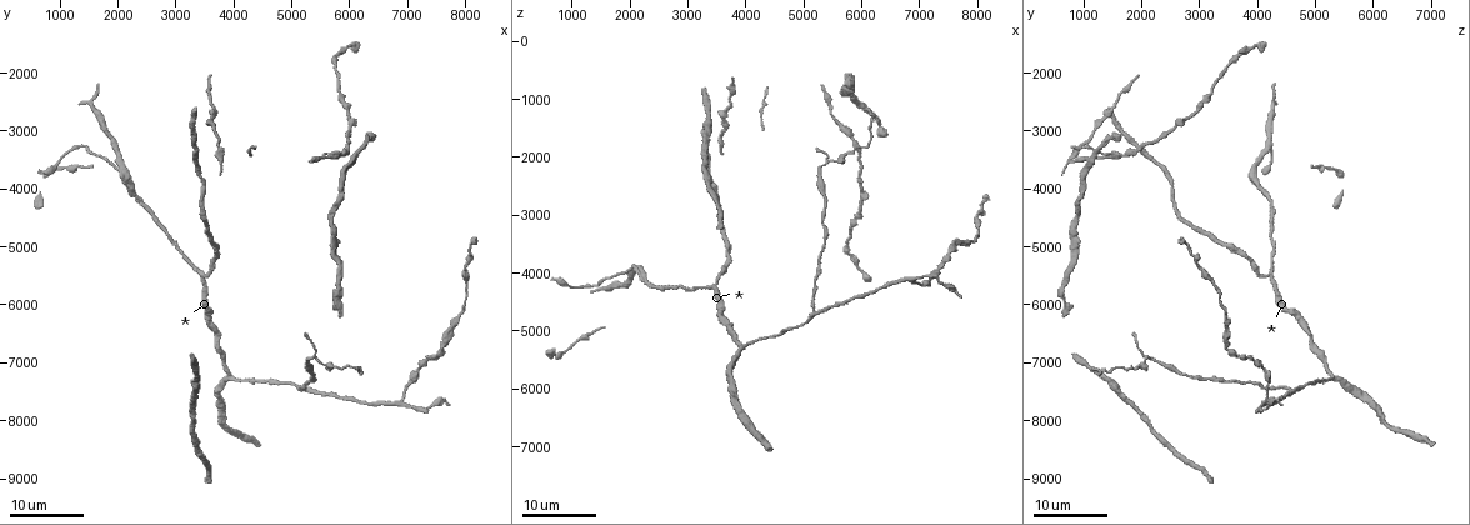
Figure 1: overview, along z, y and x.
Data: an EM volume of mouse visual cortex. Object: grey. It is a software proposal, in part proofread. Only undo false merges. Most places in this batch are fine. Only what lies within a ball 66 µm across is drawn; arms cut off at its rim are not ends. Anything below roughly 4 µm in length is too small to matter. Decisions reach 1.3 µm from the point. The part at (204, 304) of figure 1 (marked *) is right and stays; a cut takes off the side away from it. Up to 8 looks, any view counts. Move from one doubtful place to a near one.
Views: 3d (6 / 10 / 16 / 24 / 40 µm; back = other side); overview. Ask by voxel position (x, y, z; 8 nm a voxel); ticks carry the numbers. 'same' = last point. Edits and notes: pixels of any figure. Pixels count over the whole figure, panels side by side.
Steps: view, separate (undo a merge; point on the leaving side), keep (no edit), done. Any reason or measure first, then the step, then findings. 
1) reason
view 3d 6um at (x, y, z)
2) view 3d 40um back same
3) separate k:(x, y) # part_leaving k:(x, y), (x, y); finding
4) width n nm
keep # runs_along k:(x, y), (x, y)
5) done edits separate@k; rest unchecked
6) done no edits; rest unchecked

branch point
view 3d 16um at (3900, 7250, 5300)

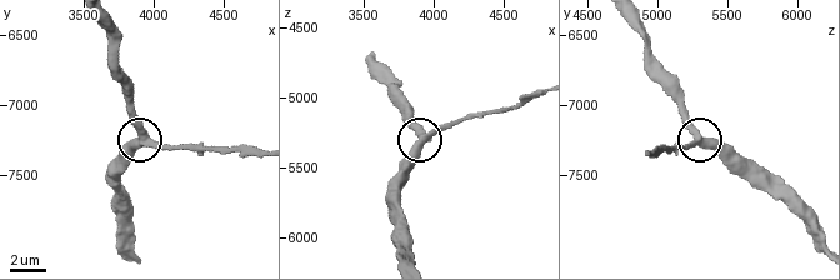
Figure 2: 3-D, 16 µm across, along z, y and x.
view 3d 6um at (3940, 7260, 5280)

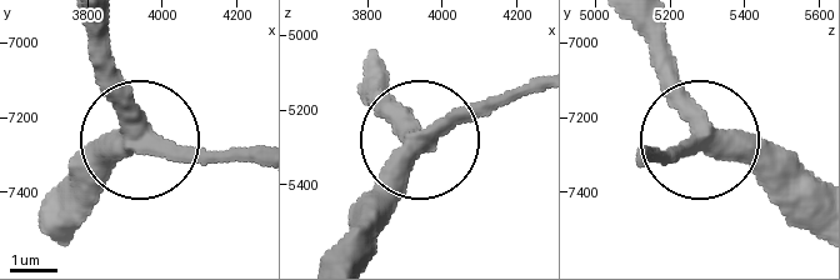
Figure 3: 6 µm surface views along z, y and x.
keep # runs_along 3:(630, 25), (690, 133), (794, 153); all the same neuron

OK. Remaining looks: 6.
three-way junction
view 3d 24um at (3550, 5500, 4200)

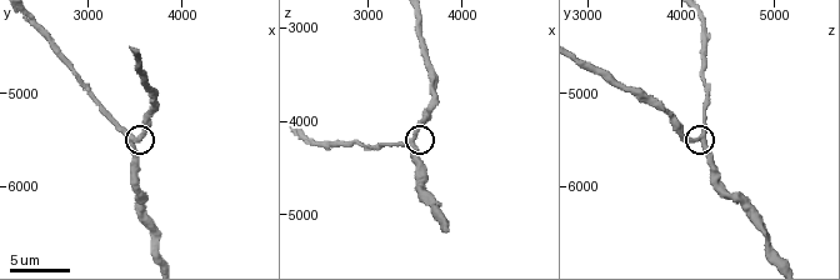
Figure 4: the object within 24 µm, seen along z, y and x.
view 3d 6um at (3450, 5500, 4200)

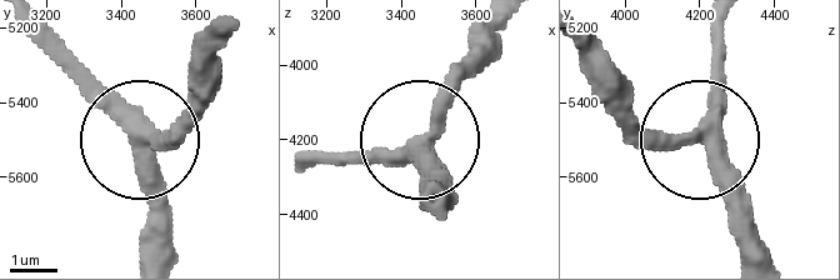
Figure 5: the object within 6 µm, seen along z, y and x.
keep # runs_along 5:(766, 253), (743, 193), (703, 145), (719, 29); all the same neuron

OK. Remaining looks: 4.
view 3d 16um at (1900, 3550, 3950)

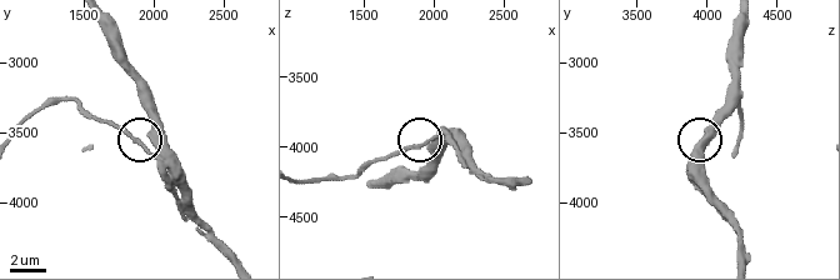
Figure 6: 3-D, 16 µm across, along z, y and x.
closer look
view 3d 10um at (1900, 3540, 3980)

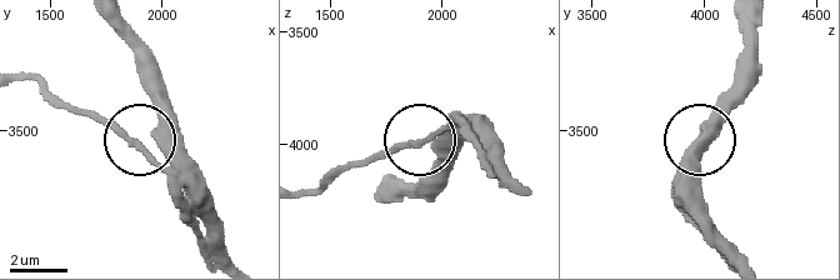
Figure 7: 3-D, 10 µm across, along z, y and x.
width 370 nm
keep # continuous, no second neuron

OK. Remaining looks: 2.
view 3d 16um at (1400, 3250, 4200)

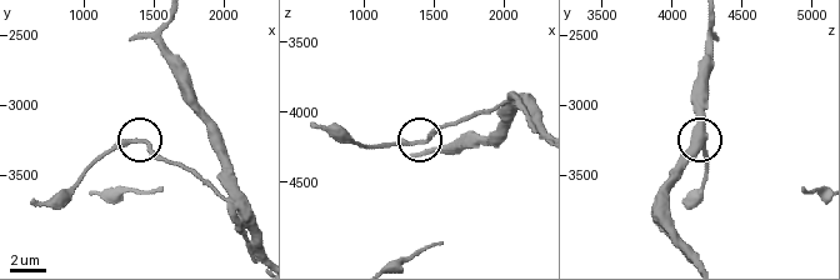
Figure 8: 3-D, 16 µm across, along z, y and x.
view 3d 10um at (1440, 3260, 4200)

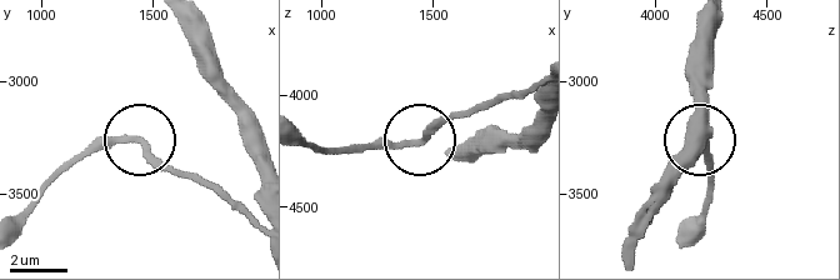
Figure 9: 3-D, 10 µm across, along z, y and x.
keep # runs_along 9:(535, 84), (450, 113), (421, 136), (351, 146); all the same neuron

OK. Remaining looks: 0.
done no edits; rest unchecked

